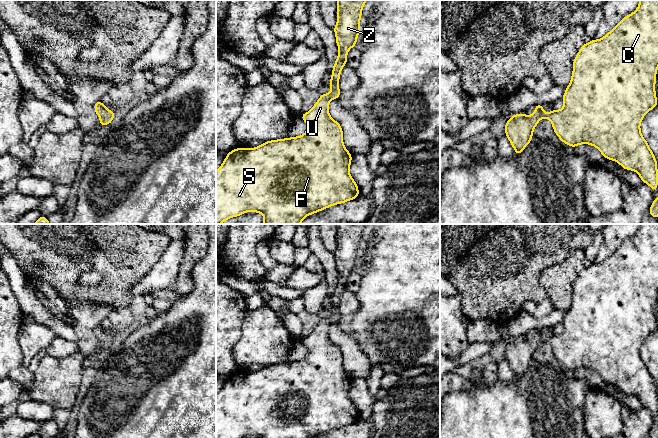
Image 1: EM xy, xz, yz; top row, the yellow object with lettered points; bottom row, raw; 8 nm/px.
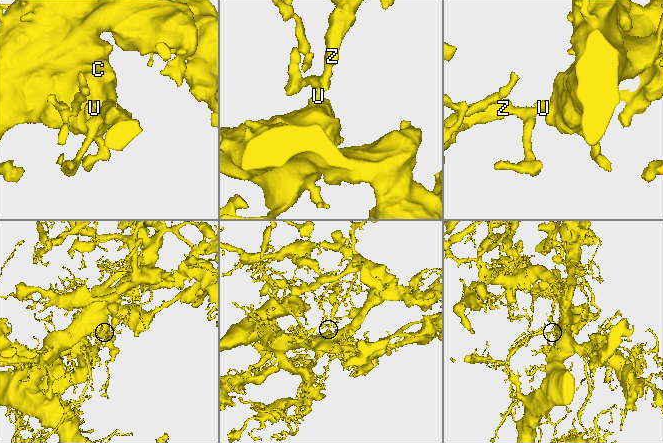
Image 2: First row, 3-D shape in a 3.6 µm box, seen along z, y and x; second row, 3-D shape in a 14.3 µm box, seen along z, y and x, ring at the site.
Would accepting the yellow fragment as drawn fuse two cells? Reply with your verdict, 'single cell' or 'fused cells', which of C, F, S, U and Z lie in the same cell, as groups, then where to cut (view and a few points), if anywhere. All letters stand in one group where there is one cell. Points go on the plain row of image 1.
single cell; C F S U Z; no cut

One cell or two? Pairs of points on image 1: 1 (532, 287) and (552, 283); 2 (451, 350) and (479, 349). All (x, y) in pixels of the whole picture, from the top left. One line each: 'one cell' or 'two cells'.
1: two cells
2: two cells

